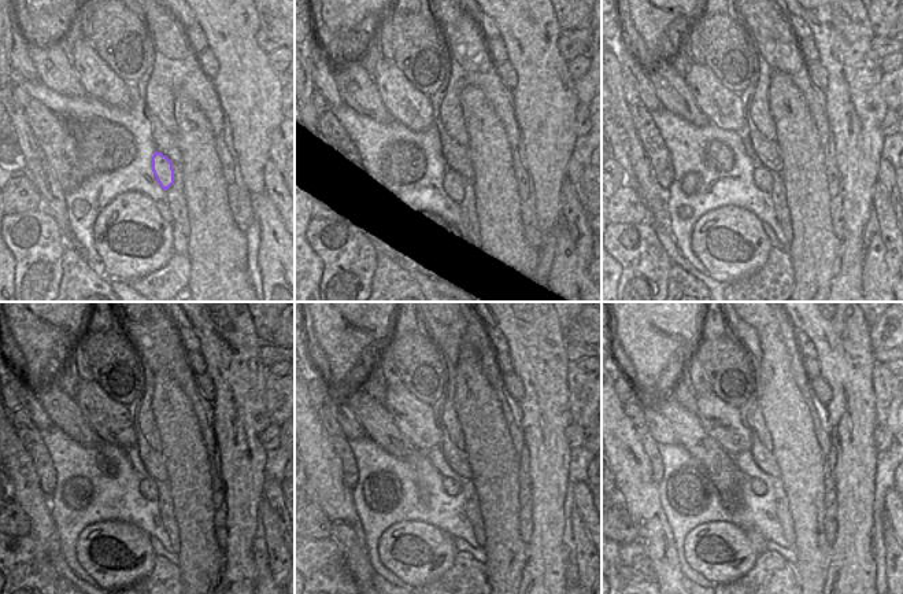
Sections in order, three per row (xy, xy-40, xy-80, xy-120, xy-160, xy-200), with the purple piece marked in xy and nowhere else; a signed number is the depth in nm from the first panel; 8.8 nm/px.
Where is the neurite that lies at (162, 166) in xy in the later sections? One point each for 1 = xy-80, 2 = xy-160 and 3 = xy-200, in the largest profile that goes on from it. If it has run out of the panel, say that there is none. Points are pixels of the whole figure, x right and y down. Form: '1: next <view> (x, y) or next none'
1: next xy-80 (763, 179)
2: next xy-160 (451, 487)
3: next xy-200 (758, 486)

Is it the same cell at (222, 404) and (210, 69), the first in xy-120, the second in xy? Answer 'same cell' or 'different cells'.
different cells

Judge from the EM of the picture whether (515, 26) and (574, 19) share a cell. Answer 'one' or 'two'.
two

